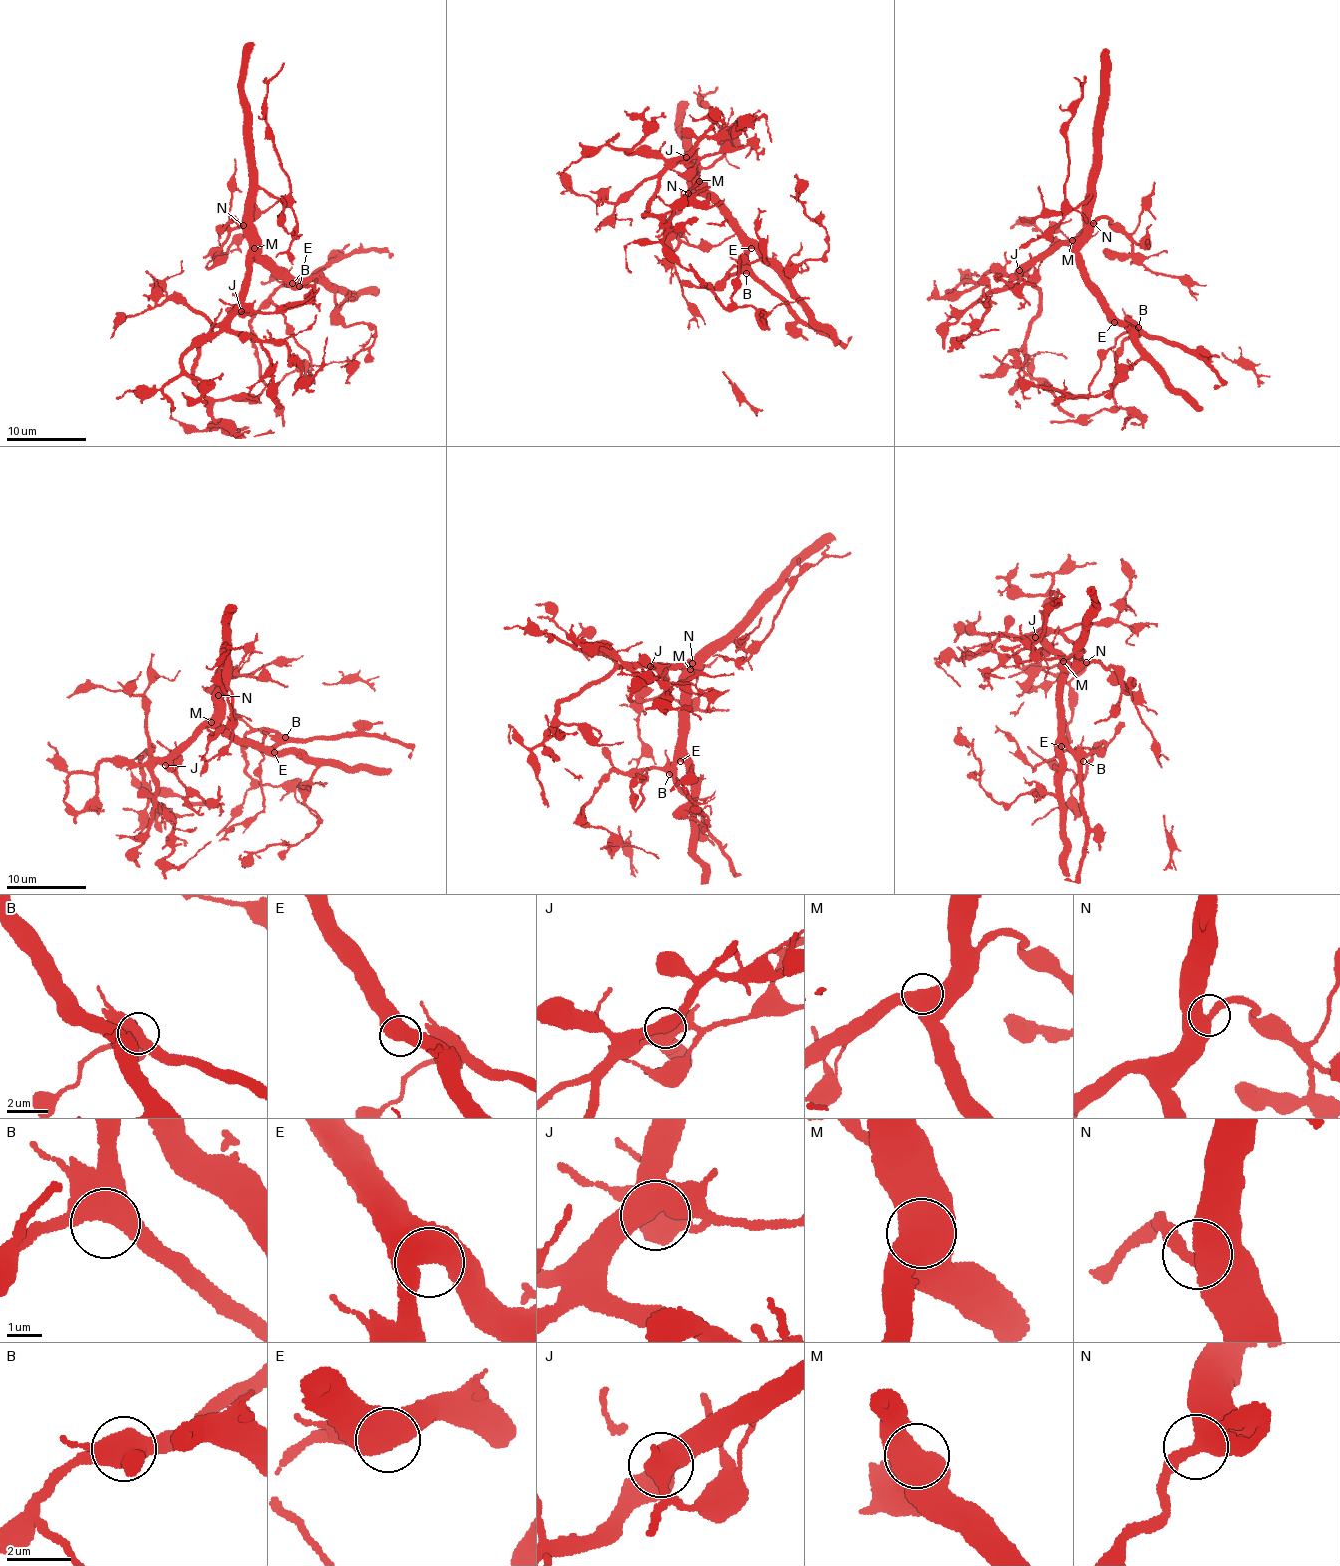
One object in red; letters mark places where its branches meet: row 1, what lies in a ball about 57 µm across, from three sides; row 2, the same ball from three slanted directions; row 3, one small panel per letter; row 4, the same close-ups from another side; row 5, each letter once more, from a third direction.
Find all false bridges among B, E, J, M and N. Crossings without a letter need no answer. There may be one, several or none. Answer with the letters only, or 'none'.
none

